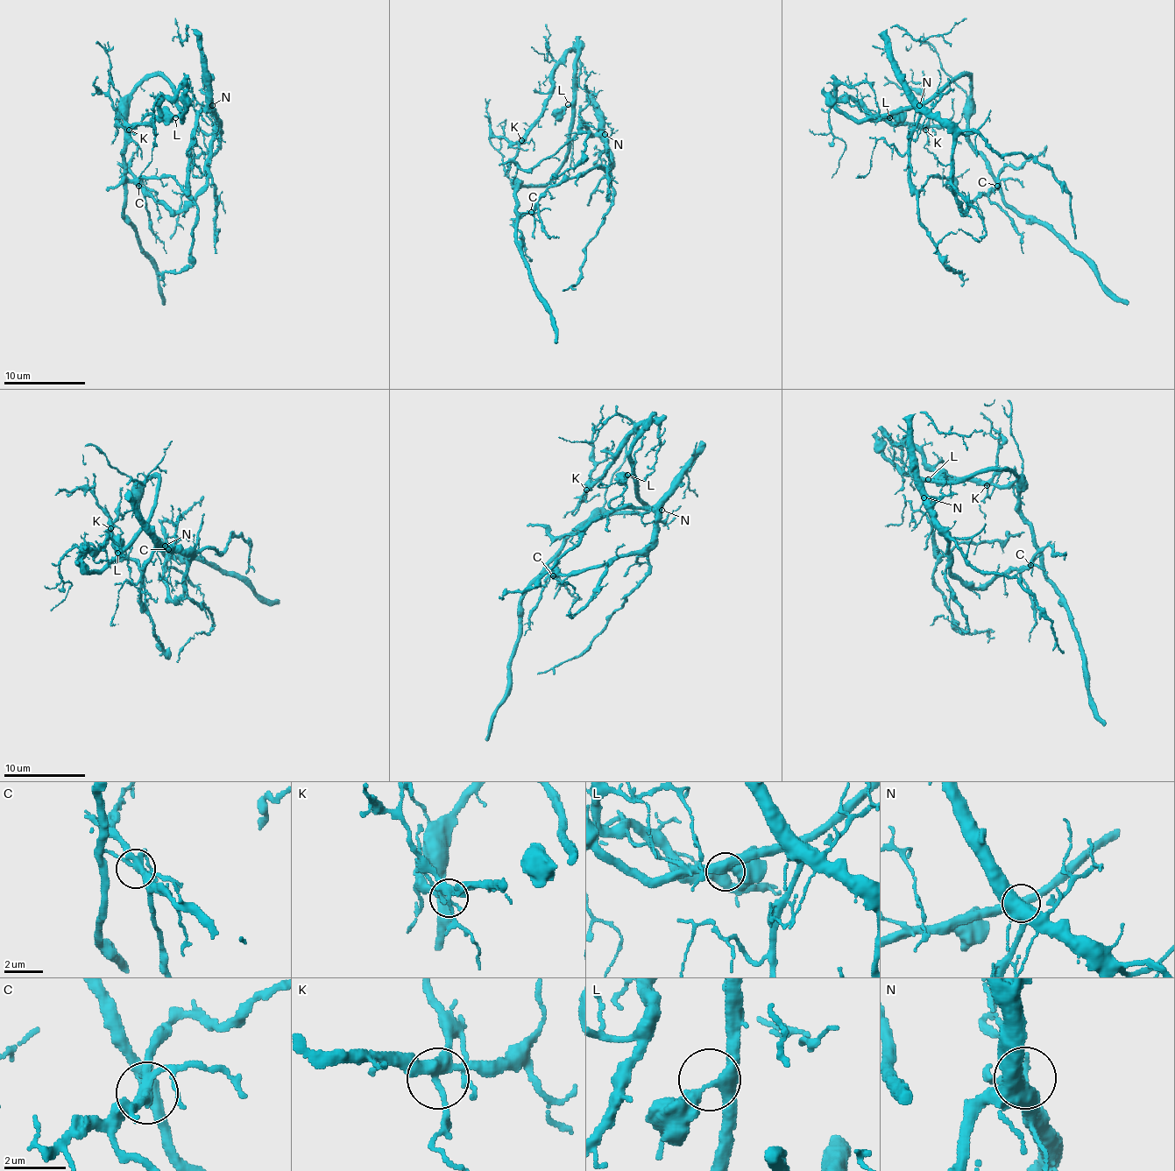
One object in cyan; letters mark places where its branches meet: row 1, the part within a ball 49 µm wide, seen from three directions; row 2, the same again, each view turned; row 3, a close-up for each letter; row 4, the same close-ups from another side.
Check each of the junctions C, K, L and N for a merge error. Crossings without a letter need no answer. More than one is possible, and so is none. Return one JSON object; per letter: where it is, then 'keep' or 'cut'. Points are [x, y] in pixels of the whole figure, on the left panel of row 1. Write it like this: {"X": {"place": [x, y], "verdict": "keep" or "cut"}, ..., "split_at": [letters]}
{"C": {"place": [138, 186], "verdict": "cut"}, "K": {"place": [129, 130], "verdict": "keep"}, "L": {"place": [175, 117], "verdict": "keep"}, "N": {"place": [212, 105], "verdict": "keep"}, "split_at": ["C"]}

